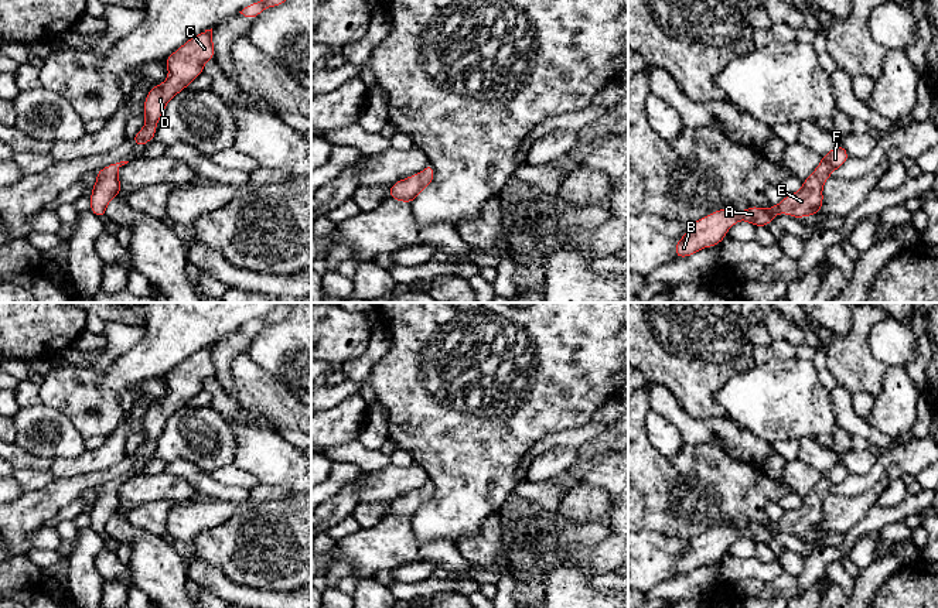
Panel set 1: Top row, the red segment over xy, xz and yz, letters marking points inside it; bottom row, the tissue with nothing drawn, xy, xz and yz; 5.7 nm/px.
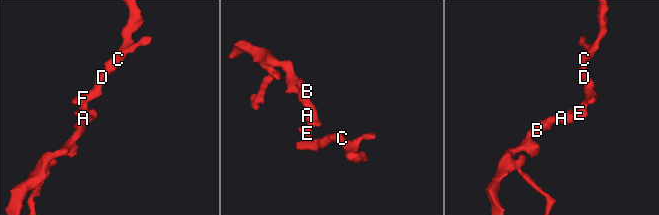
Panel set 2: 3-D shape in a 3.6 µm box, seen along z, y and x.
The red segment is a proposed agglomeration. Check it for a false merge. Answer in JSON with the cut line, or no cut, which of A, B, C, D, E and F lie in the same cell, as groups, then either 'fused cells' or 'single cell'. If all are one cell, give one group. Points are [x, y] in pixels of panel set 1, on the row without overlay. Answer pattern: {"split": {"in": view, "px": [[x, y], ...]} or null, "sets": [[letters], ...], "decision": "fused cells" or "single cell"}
{"split": null, "sets": [["A", "B", "C", "D", "E", "F"]], "decision": "single cell"}

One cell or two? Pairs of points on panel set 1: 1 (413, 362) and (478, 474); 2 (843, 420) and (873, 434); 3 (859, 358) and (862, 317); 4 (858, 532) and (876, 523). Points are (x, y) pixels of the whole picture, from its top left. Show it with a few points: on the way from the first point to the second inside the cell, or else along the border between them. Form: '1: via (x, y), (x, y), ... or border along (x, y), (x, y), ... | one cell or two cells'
1: via (429, 390), (429, 396), (477, 446) | one cell
2: via (850, 420), (866, 431) | one cell
3: via (859, 348), (860, 327) | one cell
4: via (862, 529), (872, 523) | one cell

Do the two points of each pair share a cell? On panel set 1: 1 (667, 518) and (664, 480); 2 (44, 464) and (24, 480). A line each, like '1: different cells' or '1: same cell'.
1: same cell
2: different cells

